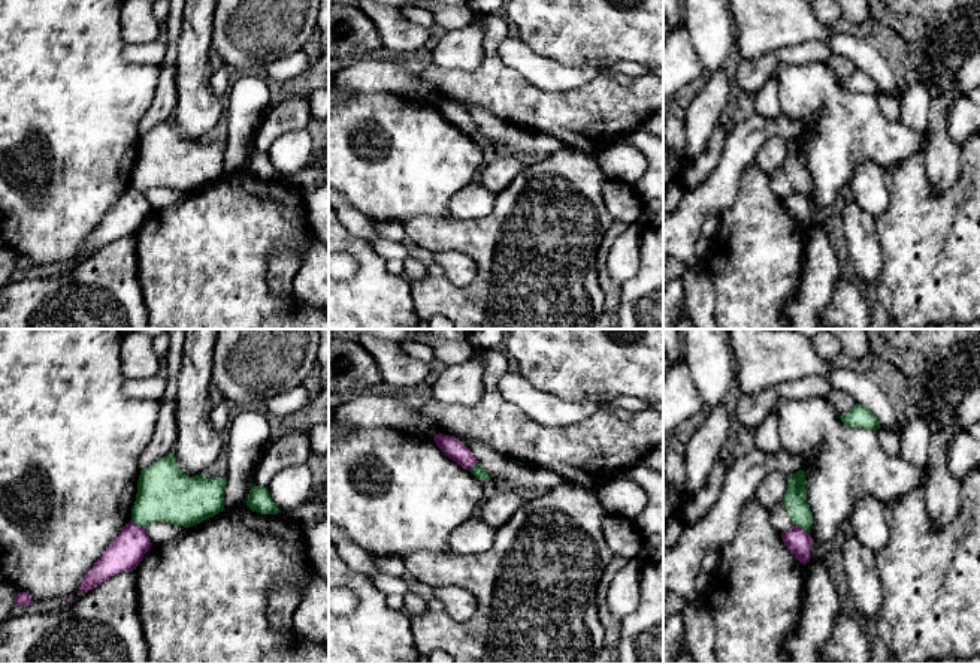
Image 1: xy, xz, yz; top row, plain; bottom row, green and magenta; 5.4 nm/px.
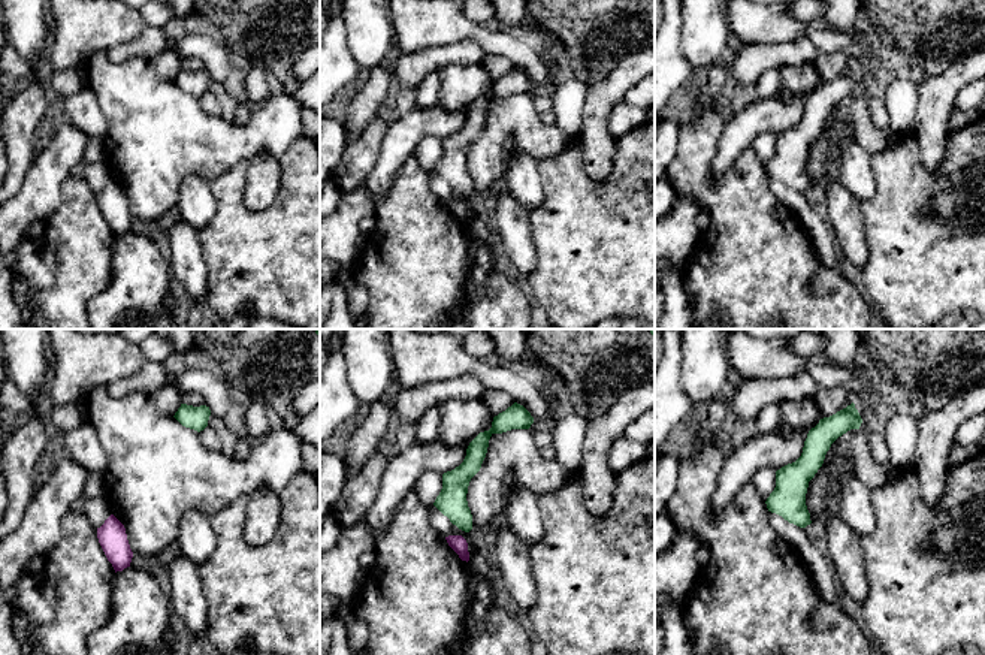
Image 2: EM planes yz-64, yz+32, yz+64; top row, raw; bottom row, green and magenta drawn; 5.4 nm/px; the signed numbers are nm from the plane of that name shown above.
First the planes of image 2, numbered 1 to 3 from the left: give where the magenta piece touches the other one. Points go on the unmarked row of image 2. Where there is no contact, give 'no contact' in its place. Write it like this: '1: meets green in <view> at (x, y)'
1: no contact
2: no contact
3: no contact

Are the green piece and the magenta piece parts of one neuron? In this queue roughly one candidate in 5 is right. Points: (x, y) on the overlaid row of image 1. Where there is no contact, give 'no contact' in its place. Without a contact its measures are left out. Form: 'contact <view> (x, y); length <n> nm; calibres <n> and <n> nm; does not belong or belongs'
contact yz (801, 527); length 100 nm; calibres 130 and 140 nm; does not belong

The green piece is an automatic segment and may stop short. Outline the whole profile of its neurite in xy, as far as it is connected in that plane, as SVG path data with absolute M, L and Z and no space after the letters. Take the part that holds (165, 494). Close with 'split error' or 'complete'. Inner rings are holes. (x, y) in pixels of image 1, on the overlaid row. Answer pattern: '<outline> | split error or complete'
M172 452L140 471L131 522L142 528L154 522L194 526L224 510L226 485L227 477L188 477Z | complete

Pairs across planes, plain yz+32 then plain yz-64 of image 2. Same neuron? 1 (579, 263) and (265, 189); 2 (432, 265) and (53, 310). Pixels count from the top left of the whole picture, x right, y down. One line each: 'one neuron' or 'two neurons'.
1: two neurons
2: one neuron

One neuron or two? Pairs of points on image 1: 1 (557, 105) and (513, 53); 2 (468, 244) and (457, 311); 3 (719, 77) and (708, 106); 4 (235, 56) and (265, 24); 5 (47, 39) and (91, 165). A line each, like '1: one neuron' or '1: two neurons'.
1: two neurons
2: one neuron
3: one neuron
4: one neuron
5: one neuron

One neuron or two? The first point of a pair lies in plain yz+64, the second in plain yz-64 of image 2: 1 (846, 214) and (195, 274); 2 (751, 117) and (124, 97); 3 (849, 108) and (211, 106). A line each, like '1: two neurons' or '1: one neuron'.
1: one neuron
2: two neurons
3: two neurons

